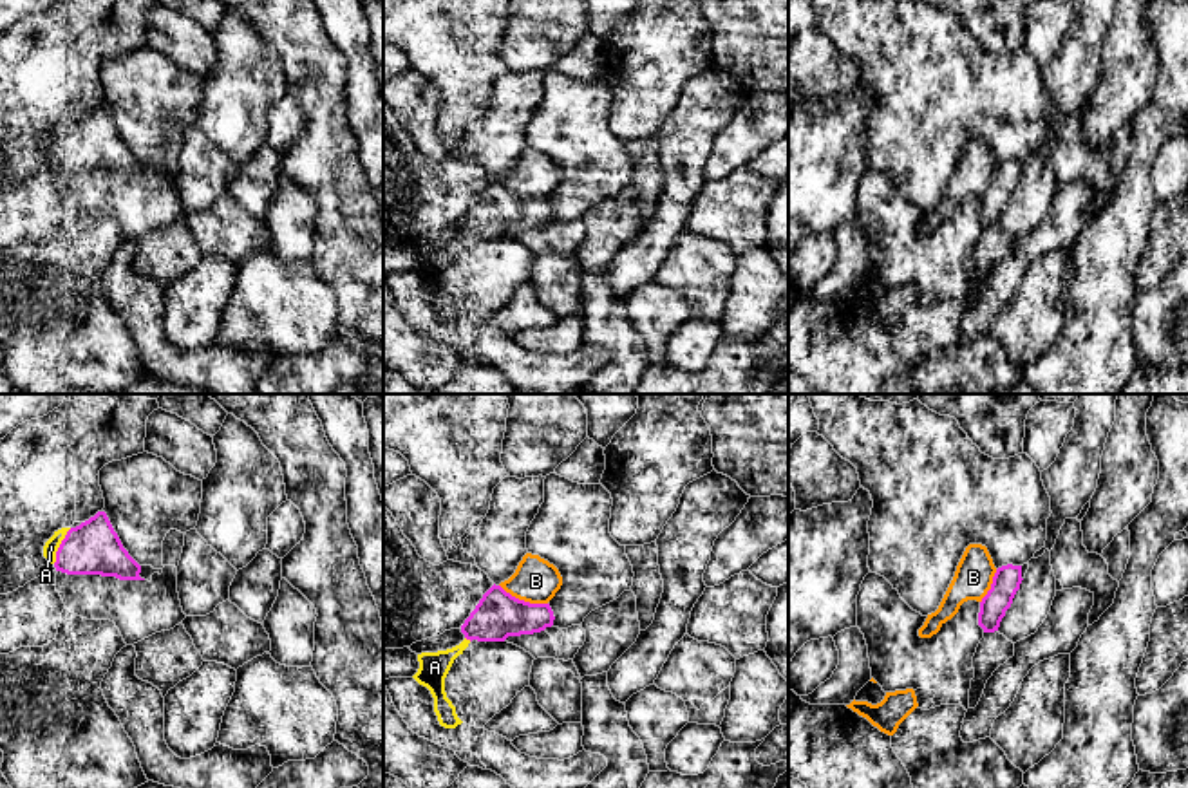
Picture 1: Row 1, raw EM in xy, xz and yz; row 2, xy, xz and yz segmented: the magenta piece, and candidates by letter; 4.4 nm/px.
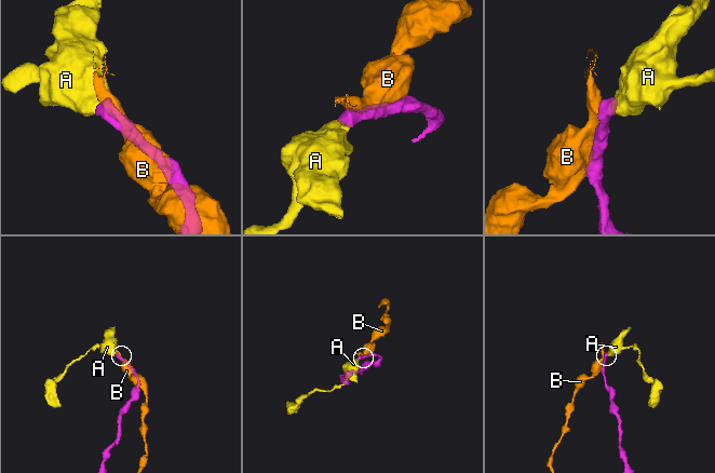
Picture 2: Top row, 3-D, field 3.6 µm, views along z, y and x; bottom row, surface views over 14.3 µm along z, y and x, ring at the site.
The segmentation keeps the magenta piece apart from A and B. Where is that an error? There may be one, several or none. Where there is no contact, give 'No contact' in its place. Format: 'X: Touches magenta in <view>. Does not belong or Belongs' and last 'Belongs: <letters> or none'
A: Touches magenta in xy. Belongs
B: Touches magenta in xz. Does not belong
Belongs: A

